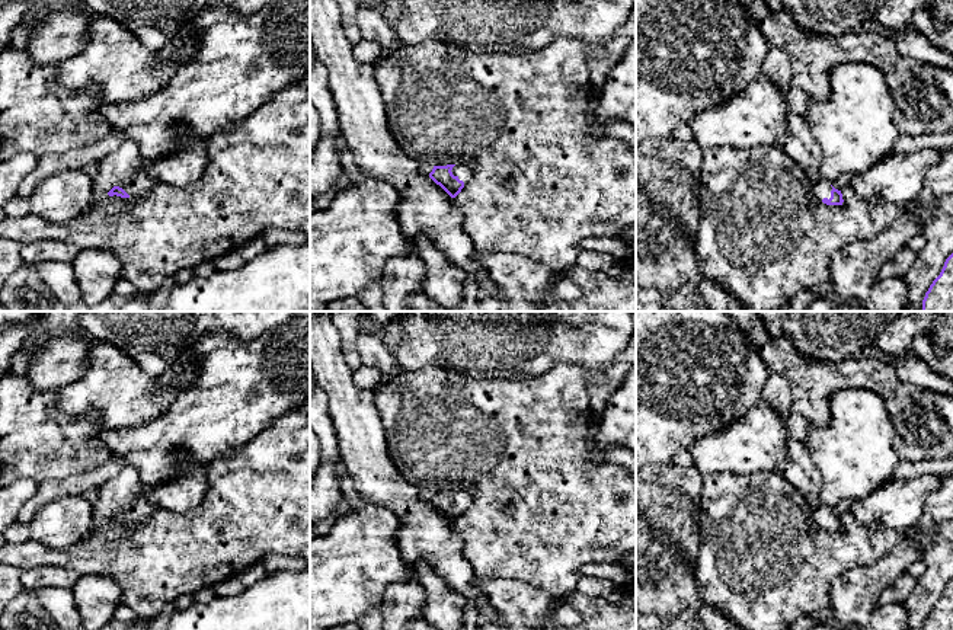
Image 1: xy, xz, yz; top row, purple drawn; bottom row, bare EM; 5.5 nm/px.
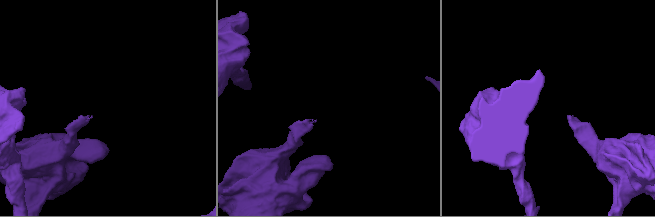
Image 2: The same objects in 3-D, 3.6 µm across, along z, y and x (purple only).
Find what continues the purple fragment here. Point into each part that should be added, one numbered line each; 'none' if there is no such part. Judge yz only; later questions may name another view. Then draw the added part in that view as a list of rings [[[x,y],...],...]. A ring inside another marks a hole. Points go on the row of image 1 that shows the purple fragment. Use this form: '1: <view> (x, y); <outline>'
1: yz (799, 144); [[[789,113],[787,125],[789,132],[777,141],[777,145],[803,169],[812,183],[813,195],[819,201],[829,199],[832,186],[819,173],[822,153],[810,134],[808,121]]]

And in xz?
1: xz (464, 172); [[[461,163],[455,164],[451,172],[454,176],[457,176],[460,180],[464,182],[464,186],[468,183],[468,180],[473,176],[473,169]]]

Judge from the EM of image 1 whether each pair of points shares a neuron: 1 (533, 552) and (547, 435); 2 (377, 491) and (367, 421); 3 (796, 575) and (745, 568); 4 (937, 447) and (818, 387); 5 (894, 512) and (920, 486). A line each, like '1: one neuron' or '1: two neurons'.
1: one neuron
2: one neuron
3: one neuron
4: one neuron
5: one neuron

